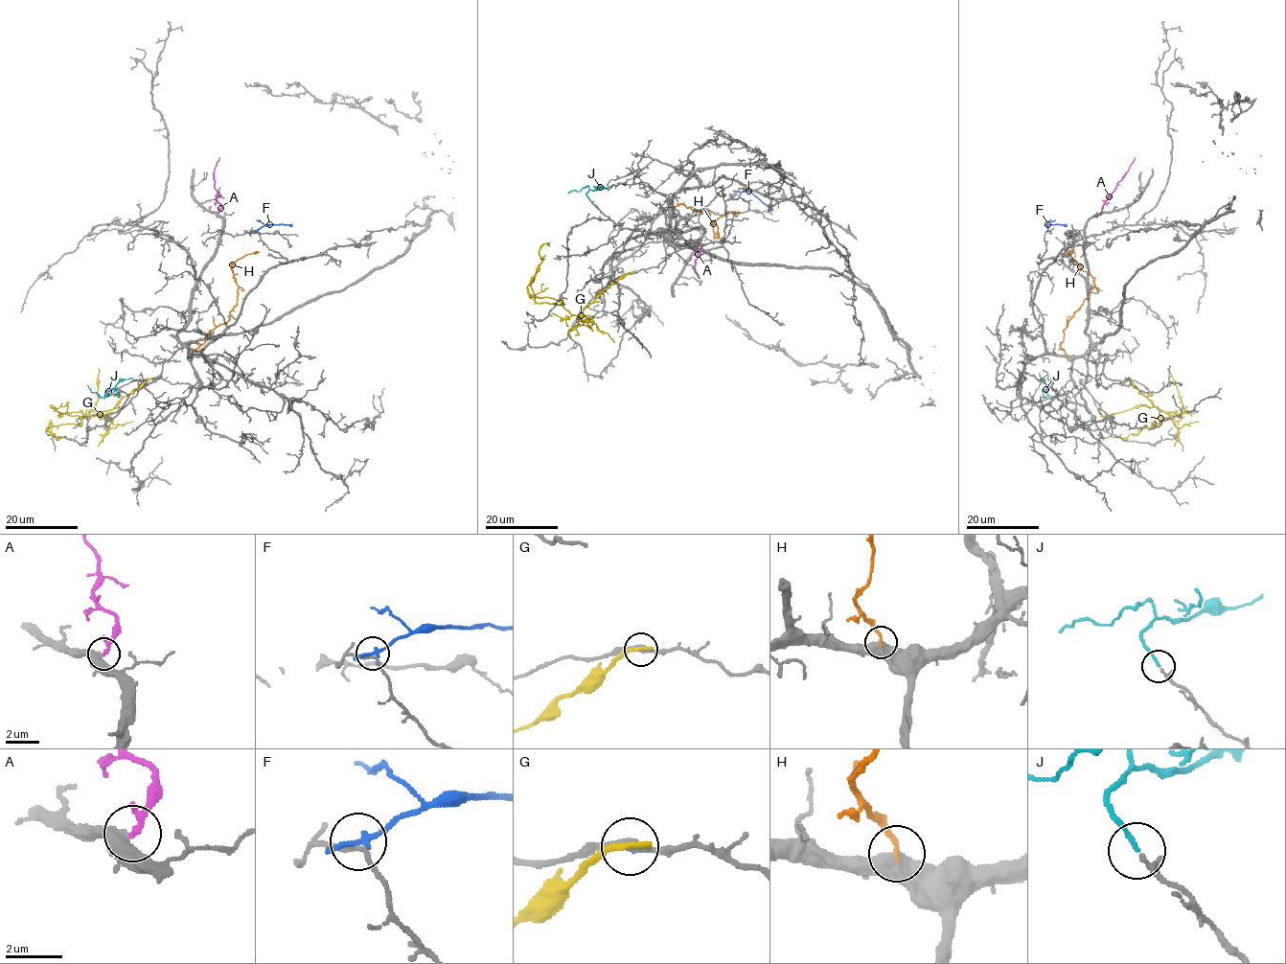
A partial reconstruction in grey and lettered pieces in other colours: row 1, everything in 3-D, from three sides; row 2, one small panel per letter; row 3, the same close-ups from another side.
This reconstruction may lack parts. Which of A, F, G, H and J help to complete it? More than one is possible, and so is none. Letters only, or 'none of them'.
H, J

